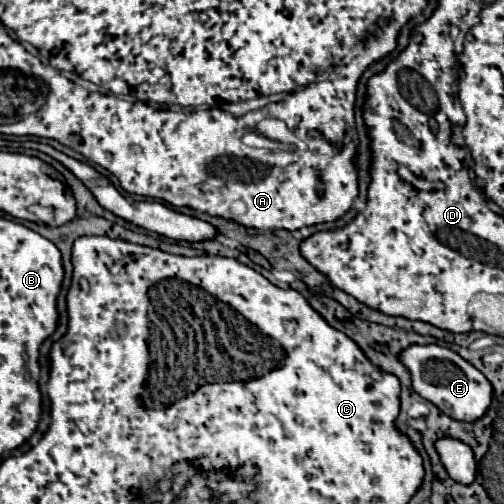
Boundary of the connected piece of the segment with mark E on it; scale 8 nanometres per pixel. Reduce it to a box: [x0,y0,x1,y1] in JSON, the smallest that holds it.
[401,346,491,422]

